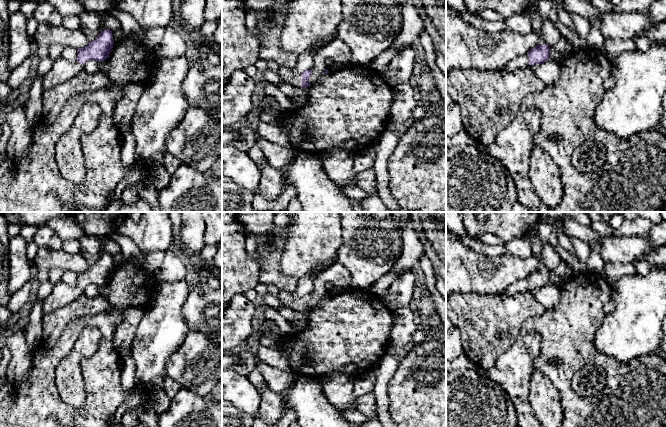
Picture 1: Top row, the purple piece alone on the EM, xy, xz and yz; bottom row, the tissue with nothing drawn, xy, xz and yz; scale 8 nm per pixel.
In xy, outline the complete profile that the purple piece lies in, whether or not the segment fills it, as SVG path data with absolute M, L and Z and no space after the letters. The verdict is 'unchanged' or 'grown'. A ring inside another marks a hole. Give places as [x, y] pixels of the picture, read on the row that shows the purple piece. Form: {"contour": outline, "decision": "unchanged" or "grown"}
{"contour": "M105 29L86 47L78 49L77 59L73 62L59 57L53 63L52 69L44 76L43 91L47 91L60 83L77 75L83 70L83 65L90 60L98 62L109 57L114 40L112 31Z", "decision": "grown"}

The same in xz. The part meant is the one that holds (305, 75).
{"contour": "M279 68L278 75L286 83L295 87L310 87L309 78L312 74L312 70L306 70L301 74L295 75L290 68Z", "decision": "grown"}

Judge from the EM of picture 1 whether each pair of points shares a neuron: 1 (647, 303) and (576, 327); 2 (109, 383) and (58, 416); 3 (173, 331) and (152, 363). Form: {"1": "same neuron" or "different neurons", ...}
{"1": "different neurons", "2": "same neuron", "3": "same neuron"}

